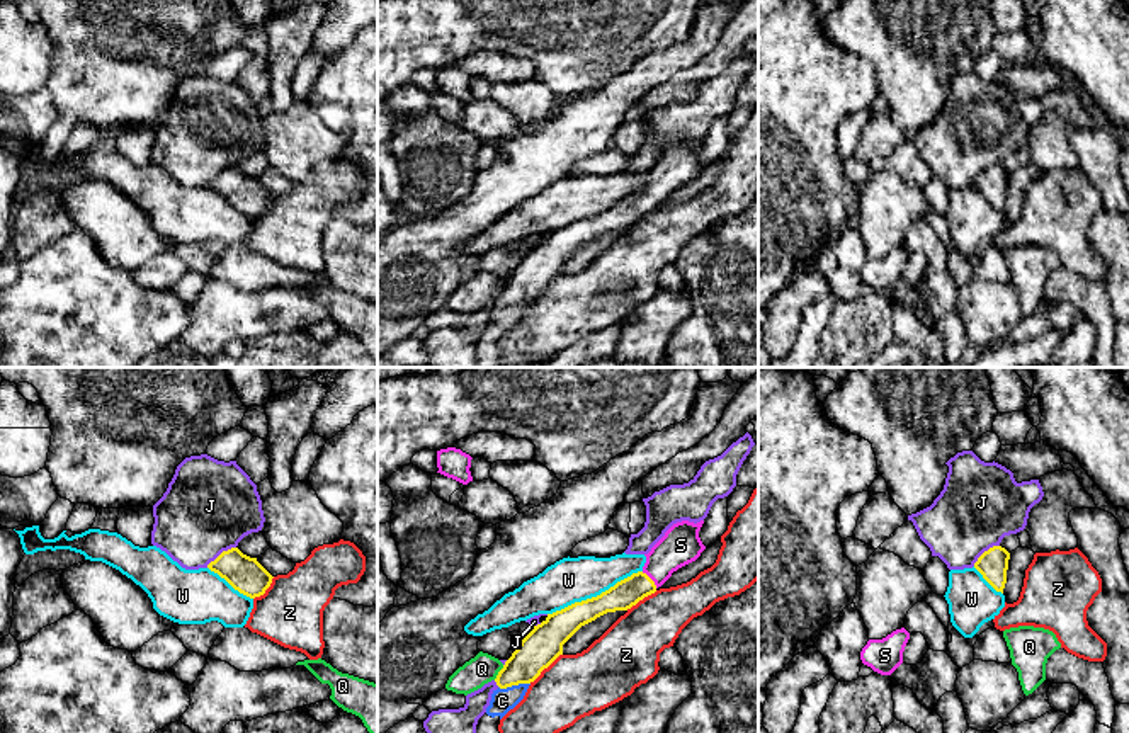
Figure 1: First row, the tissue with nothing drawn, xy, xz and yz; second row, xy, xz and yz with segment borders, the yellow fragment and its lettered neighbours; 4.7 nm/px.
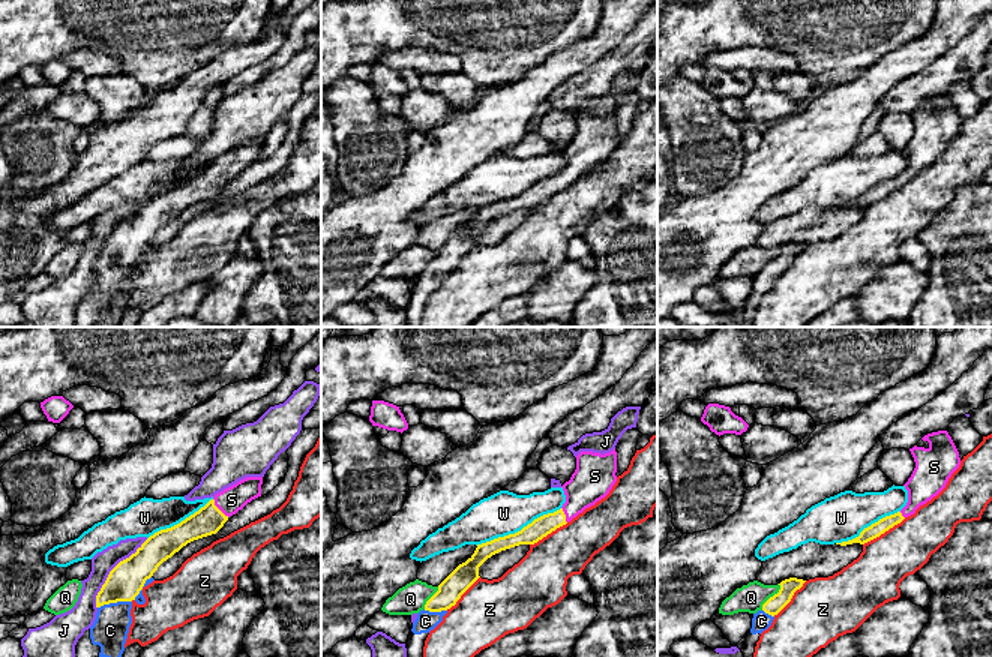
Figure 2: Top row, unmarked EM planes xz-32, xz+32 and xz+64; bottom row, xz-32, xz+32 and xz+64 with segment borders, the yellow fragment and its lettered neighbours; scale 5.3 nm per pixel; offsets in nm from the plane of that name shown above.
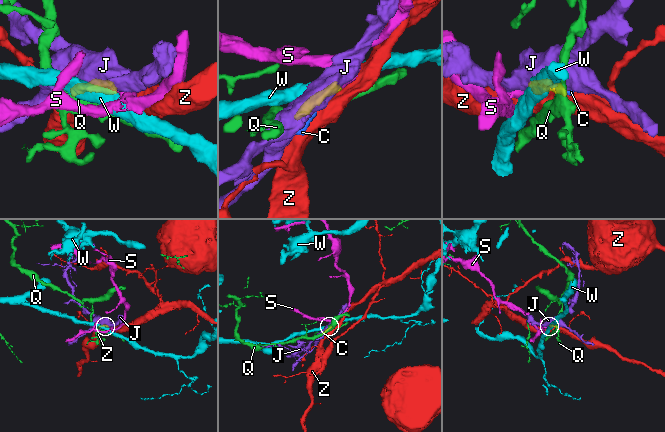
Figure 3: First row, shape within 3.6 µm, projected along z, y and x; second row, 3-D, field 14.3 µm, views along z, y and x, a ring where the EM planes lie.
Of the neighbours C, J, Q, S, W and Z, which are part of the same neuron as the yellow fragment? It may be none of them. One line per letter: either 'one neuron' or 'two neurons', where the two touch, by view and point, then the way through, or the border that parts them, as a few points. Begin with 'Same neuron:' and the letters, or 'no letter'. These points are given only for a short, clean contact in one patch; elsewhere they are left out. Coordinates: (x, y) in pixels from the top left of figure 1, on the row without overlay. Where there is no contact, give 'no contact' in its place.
Same neuron: C, S
C: one neuron; meets yellow in xz at (514, 303)
J: two neurons; meets yellow in xy at (221, 172)
Q: two neurons; meets yellow in xz at (499, 291); border along xz (504, 284), (493, 298)
S: one neuron; meets yellow in xz at (650, 198); runs through xz (628, 211), (650, 198), (680, 164)
W: two neurons; meets yellow in xz at (594, 216); border along xz (641, 189), (618, 199), (595, 215), (575, 220), (548, 233)
Z: two neurons; meets yellow in xz at (544, 286)

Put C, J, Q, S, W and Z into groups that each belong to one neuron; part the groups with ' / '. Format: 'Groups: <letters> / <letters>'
Groups: C S / J / Q / W / Z

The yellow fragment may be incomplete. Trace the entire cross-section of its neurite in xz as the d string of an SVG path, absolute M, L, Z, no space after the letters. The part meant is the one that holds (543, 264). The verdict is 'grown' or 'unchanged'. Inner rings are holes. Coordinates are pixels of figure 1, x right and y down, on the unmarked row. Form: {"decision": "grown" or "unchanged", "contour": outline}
{"decision": "grown", "contour": "M704 139L673 143L644 173L646 182L641 190L617 201L597 216L547 233L541 243L534 245L495 298L498 308L493 310L490 325L476 344L476 367L500 366L500 338L524 318L529 304L541 291L563 274L563 264L582 245L607 231L631 228L655 213L673 190L695 180L706 168L699 156L702 143Z"}

